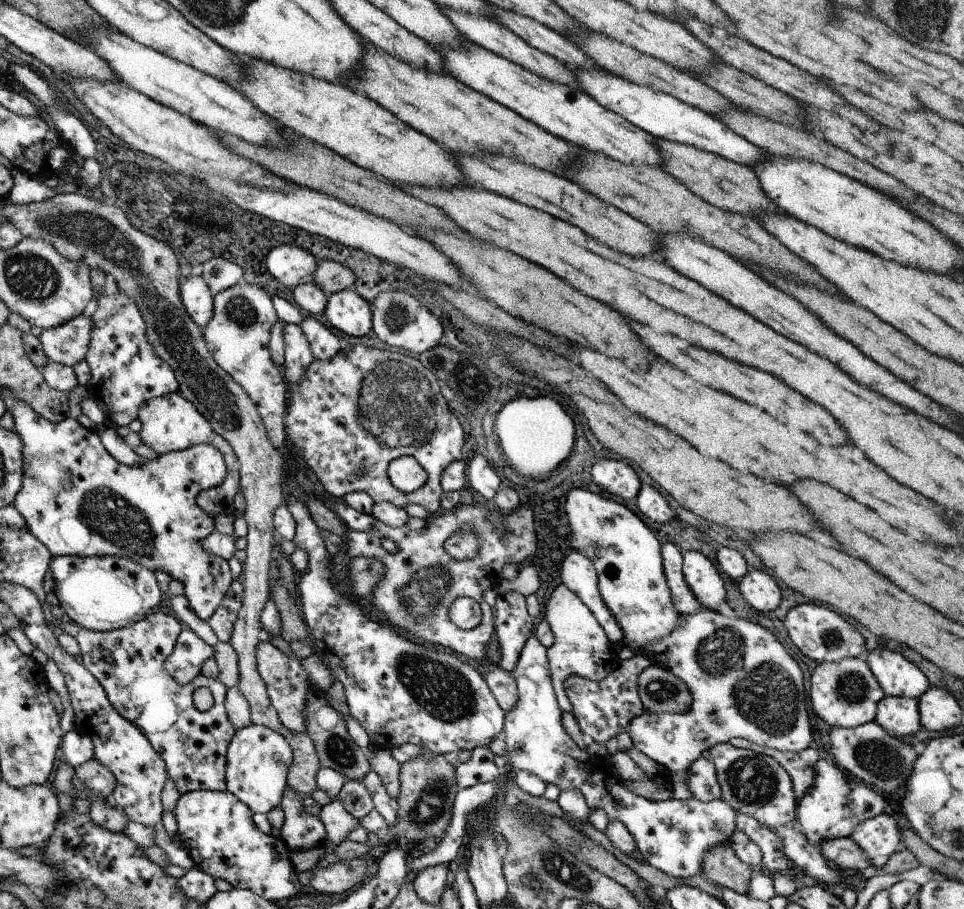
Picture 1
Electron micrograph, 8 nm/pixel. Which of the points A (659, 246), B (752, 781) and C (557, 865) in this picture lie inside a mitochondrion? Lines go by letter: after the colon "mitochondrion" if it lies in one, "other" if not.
A: other
B: mitochondrion
C: mitochondrion

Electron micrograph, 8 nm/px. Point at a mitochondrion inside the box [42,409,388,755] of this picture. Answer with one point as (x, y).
(112, 517)

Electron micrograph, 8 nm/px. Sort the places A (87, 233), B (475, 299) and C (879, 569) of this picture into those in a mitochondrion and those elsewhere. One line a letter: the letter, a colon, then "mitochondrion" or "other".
A: mitochondrion
B: other
C: other

